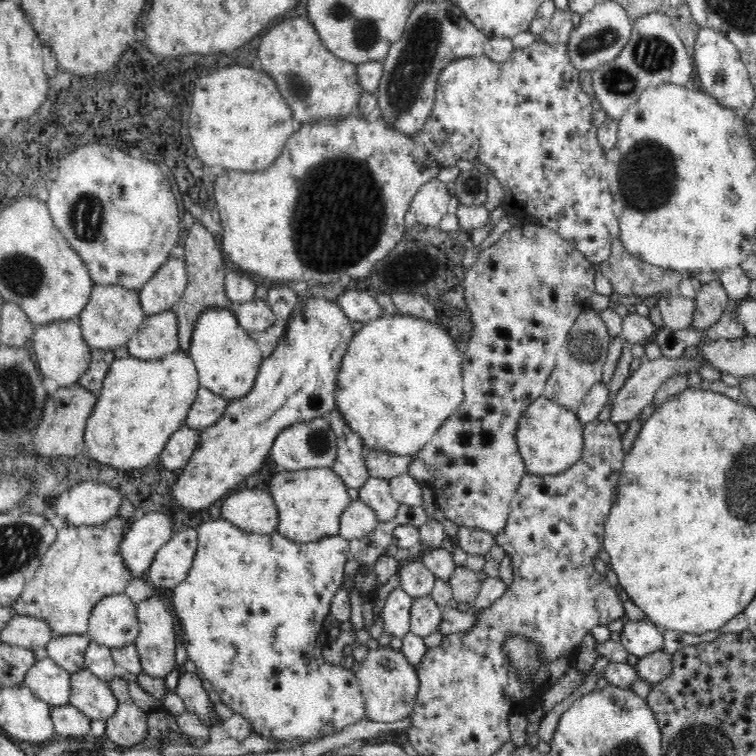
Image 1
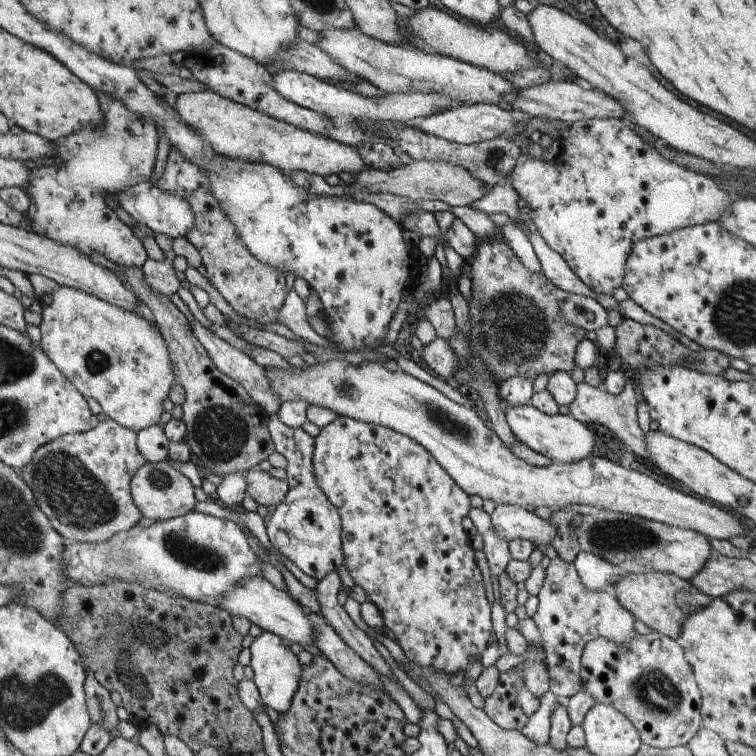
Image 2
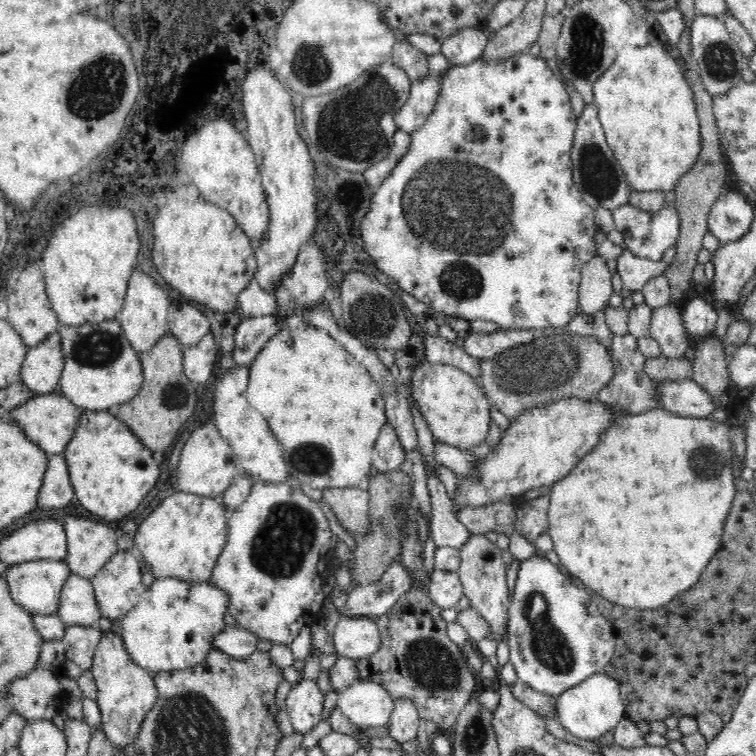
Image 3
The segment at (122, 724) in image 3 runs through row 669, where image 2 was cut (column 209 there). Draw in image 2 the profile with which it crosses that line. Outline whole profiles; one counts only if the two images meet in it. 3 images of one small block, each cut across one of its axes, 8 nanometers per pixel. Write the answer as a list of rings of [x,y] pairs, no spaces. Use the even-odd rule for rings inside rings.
[[[209,90],[181,93],[172,98],[172,104],[181,119],[192,125],[221,155],[267,163],[288,173],[294,170],[305,171],[323,178],[332,174],[342,175],[343,172],[356,176],[372,168],[366,165],[356,147],[319,133],[295,128],[286,121],[267,116],[266,113],[260,113]]]

